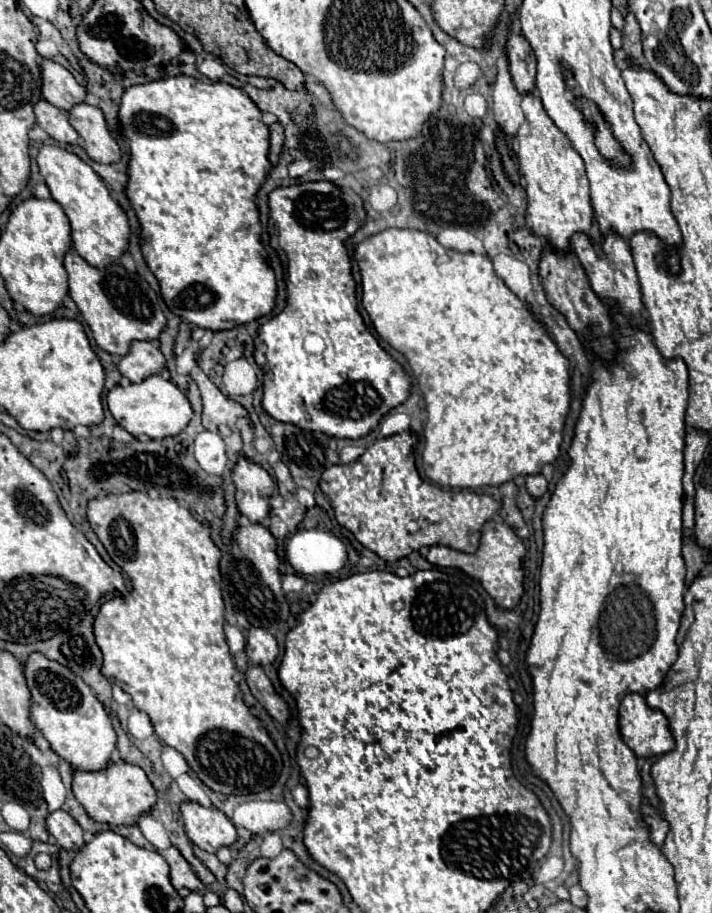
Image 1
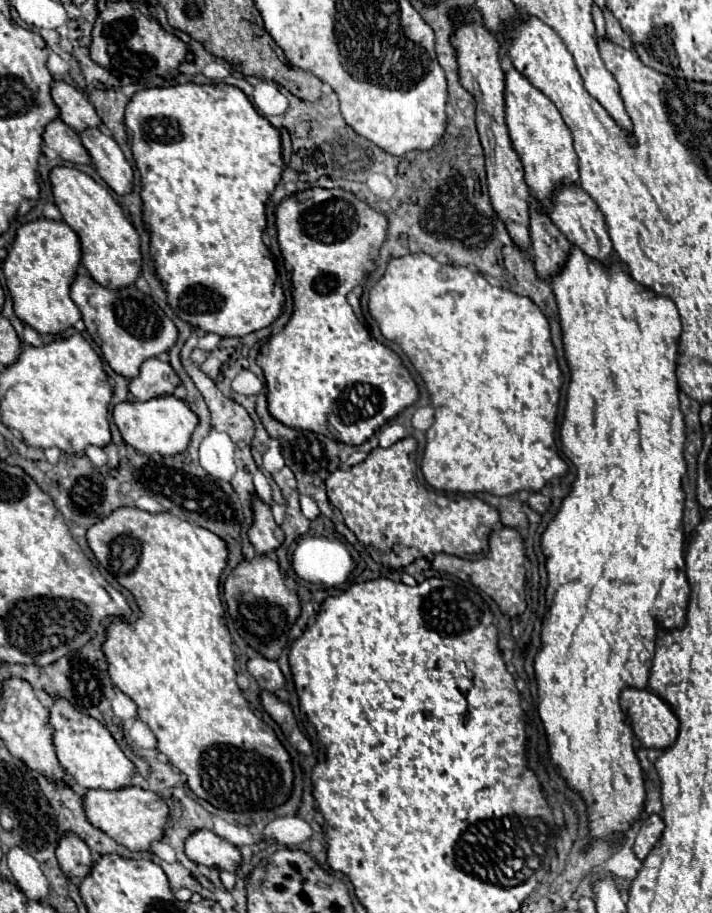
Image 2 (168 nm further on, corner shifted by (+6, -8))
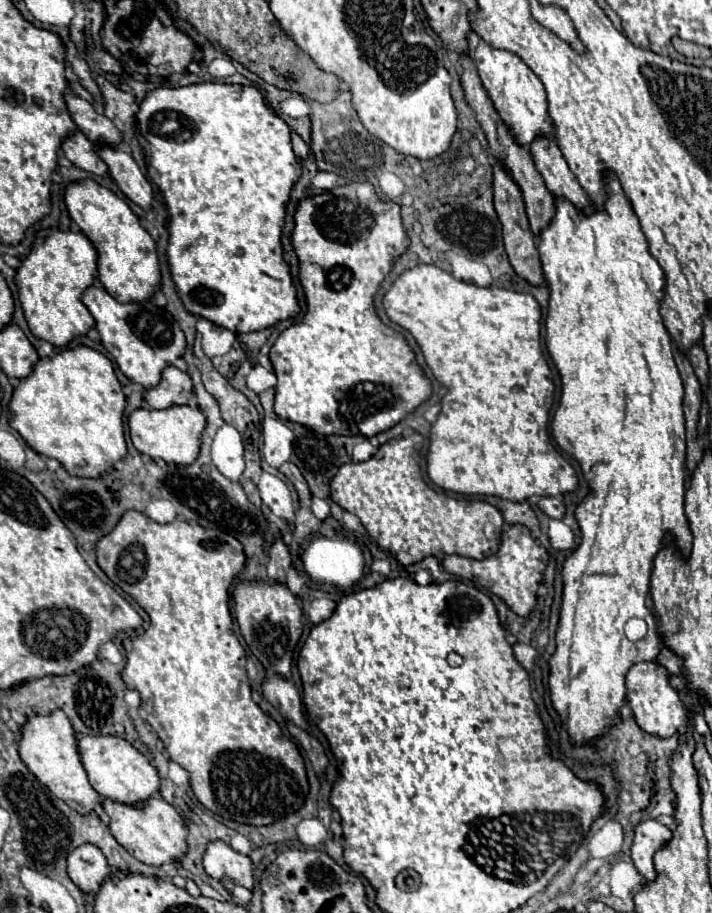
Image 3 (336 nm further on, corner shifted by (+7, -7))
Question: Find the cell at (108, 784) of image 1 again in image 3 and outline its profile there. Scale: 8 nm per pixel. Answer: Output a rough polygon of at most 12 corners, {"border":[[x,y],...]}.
{"border":[[160,795],[100,801],[110,833],[138,861],[186,853],[186,829]]}

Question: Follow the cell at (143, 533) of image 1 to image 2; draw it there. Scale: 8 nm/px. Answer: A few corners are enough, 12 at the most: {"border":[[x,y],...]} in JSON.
{"border":[[115,510],[87,540],[139,604],[113,684],[215,808],[283,806],[237,686],[225,542]]}

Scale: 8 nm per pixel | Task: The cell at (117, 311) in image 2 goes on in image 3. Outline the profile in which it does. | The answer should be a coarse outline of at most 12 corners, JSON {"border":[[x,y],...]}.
{"border":[[88,287],[100,343],[146,389],[186,349],[152,301],[118,303]]}

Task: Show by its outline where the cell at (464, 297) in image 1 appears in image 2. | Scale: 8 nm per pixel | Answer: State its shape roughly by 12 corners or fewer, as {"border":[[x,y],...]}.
{"border":[[429,254],[369,292],[435,406],[445,492],[539,492],[561,370],[539,306]]}

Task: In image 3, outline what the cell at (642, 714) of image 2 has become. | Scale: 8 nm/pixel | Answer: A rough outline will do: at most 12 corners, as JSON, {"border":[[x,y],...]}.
{"border":[[636,663],[626,675],[640,729],[672,737],[686,725],[668,671]]}

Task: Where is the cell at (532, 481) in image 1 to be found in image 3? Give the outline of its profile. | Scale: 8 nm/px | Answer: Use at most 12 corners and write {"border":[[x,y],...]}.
{"border":[[542,497],[538,507],[554,519],[564,517],[562,497]]}

